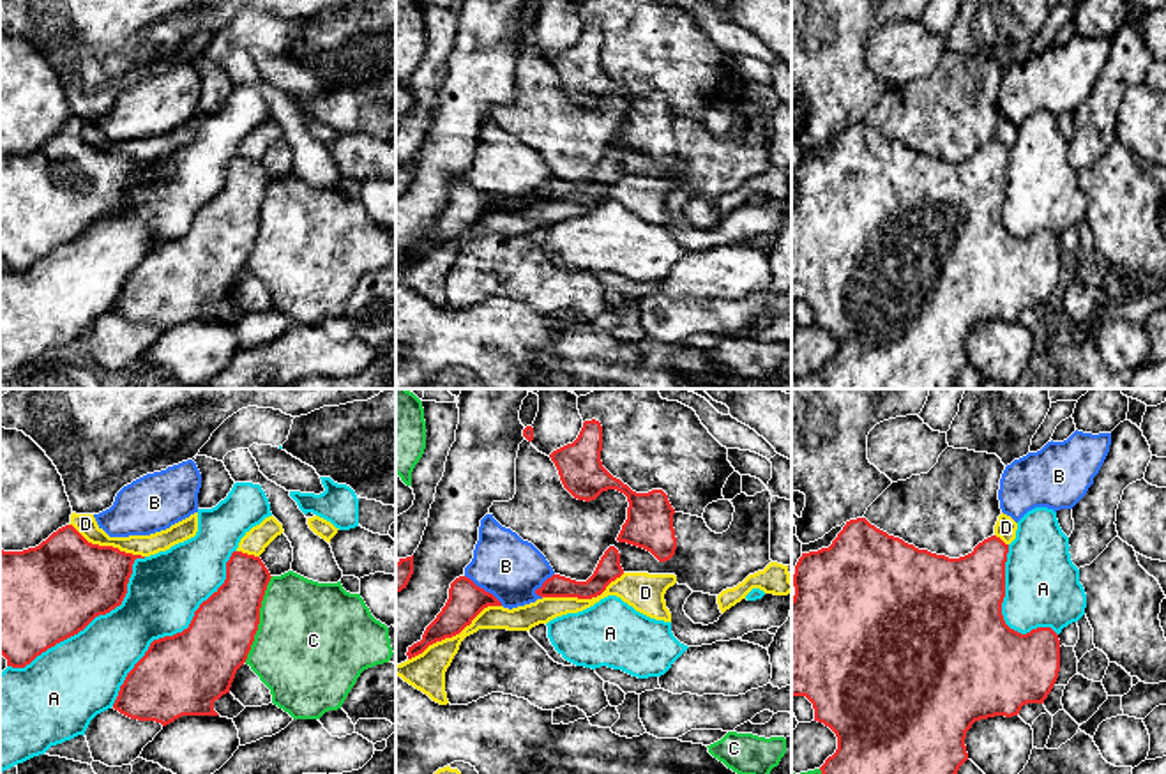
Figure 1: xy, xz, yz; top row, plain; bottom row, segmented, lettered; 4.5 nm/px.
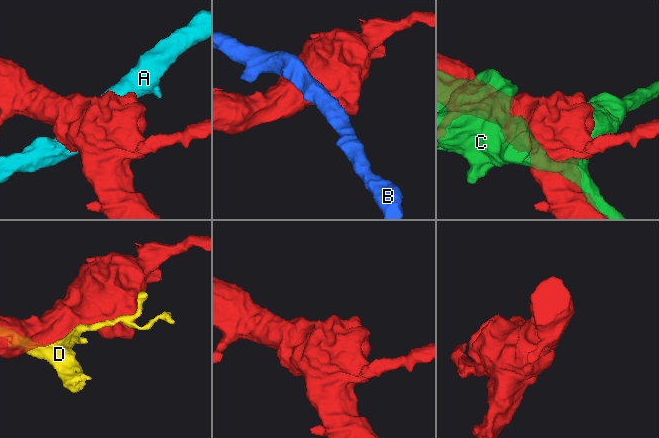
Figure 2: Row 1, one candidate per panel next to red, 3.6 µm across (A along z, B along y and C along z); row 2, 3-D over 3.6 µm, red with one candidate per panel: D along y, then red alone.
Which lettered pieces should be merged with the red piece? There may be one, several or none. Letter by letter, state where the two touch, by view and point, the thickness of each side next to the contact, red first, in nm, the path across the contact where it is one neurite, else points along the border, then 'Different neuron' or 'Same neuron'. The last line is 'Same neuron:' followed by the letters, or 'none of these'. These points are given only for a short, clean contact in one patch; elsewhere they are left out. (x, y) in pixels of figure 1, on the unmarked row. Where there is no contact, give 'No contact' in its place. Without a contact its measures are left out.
A: Touches red at xy (177, 237). Thickness 360 nm (red) against 340 nm. Different neuron
B: Touches red at xz (483, 193). Thickness 160 nm (red) against 280 nm. Different neuron
C: Touches red at xy (258, 223). Thickness 300 nm (red) against 480 nm. Different neuron
D: Touches red at xz (454, 239). Thickness 160 nm (red) against 180 nm. Different neuron
Same neuron: none of these

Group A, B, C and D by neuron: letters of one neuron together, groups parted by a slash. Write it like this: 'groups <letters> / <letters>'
groups A / B / C / D

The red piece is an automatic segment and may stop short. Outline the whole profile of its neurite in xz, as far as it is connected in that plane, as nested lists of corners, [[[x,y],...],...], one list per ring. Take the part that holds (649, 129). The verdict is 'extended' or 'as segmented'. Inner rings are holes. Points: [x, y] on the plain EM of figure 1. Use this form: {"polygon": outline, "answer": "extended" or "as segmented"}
{"polygon": [[[585,25],[578,42],[549,58],[564,92],[578,104],[595,104],[602,95],[617,94],[627,101],[627,124],[617,141],[650,156],[659,166],[675,159],[677,141],[668,99],[662,94],[636,97],[613,81],[601,65],[602,30]]], "answer": "as segmented"}

